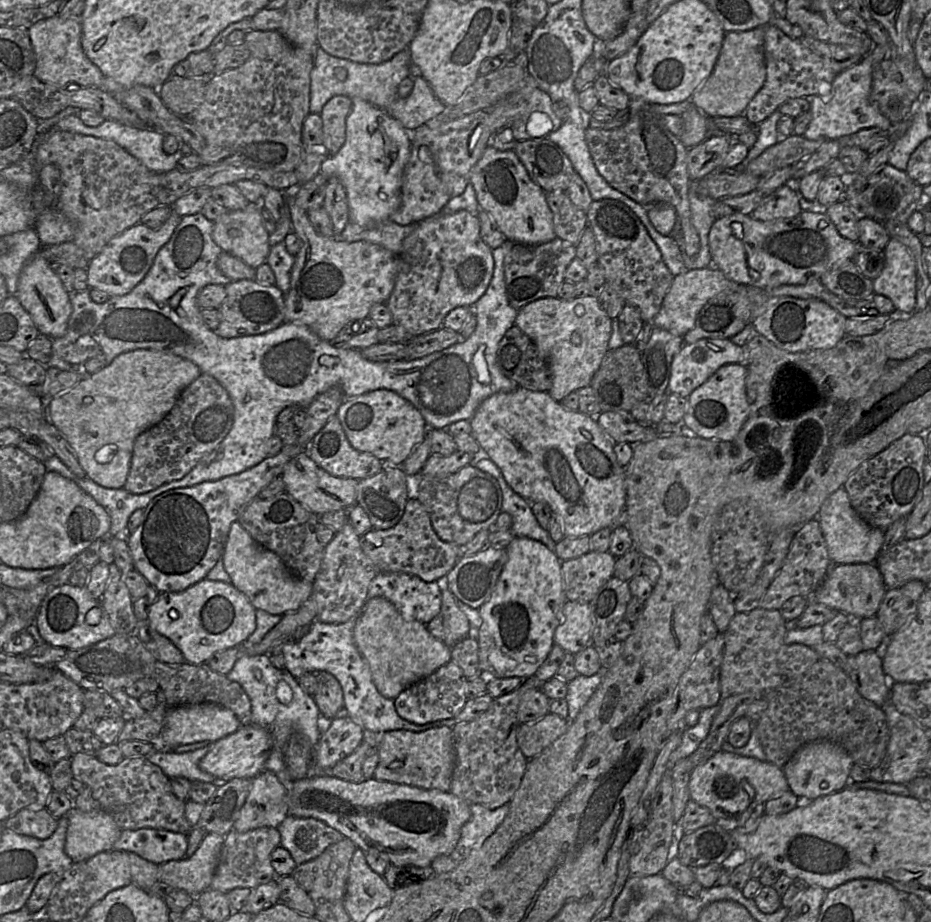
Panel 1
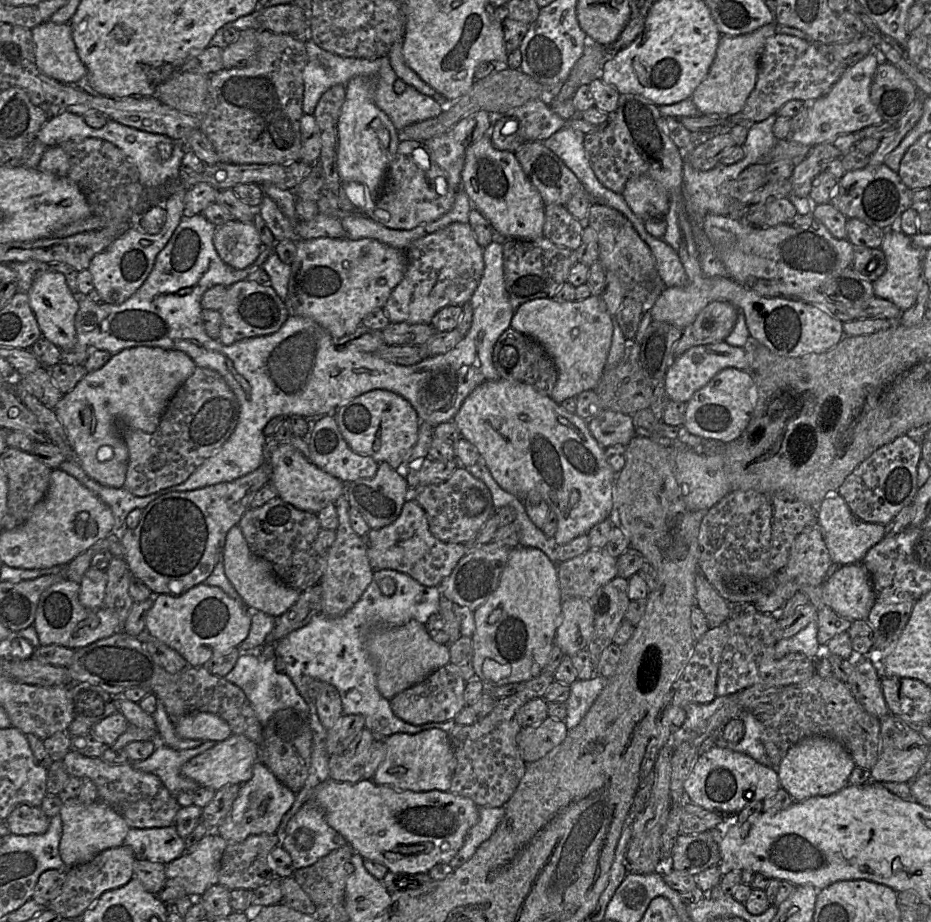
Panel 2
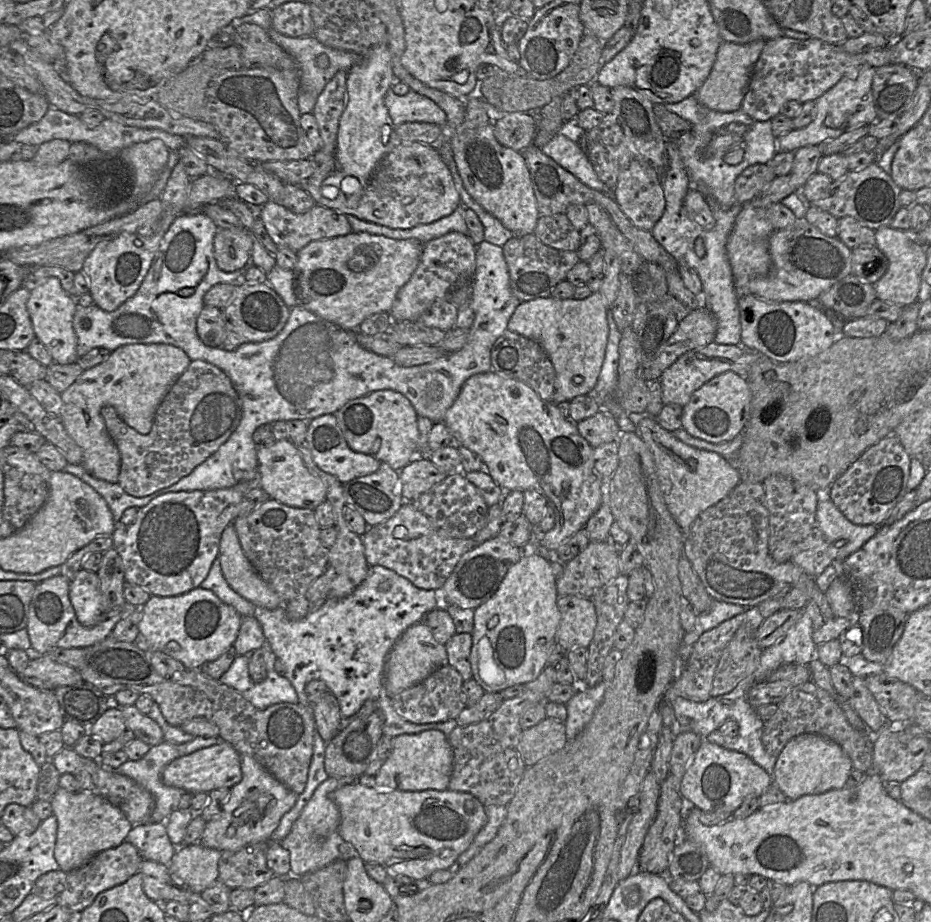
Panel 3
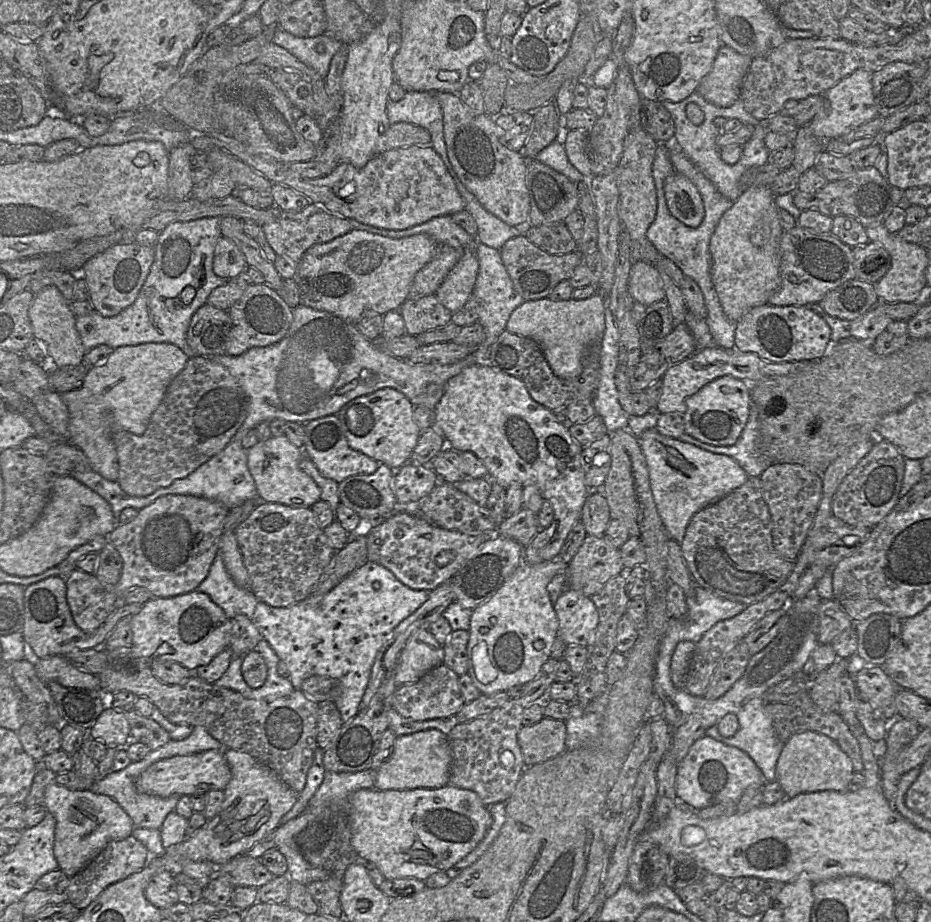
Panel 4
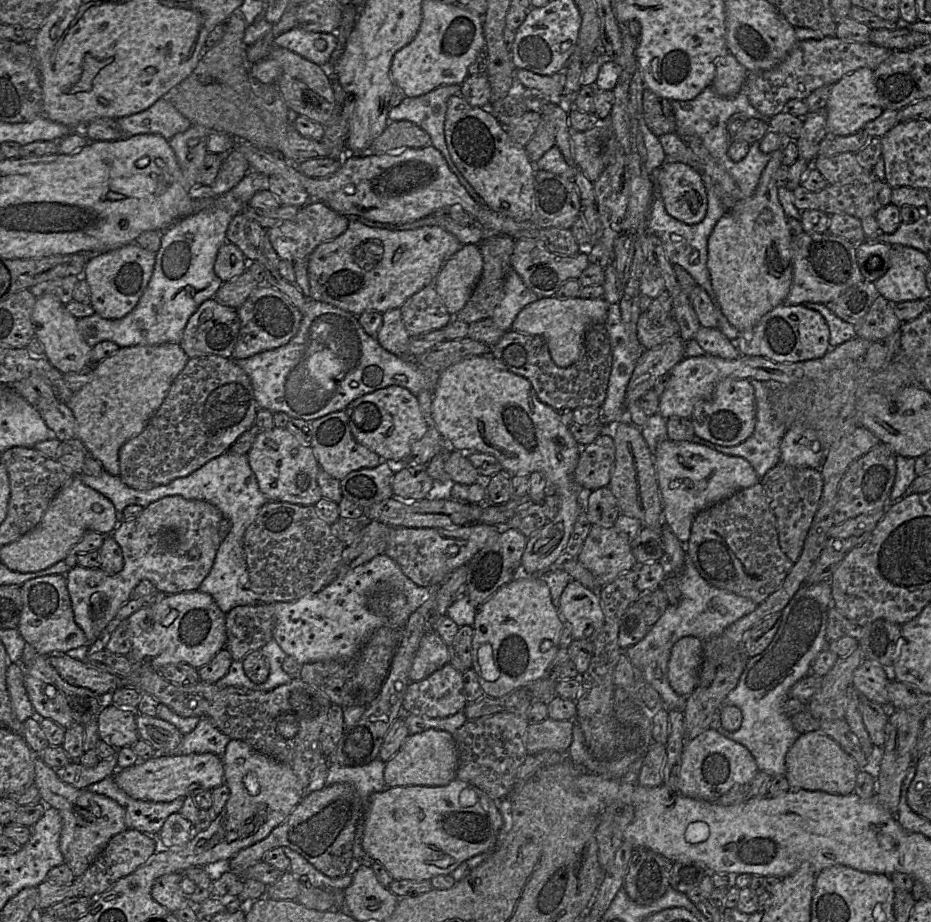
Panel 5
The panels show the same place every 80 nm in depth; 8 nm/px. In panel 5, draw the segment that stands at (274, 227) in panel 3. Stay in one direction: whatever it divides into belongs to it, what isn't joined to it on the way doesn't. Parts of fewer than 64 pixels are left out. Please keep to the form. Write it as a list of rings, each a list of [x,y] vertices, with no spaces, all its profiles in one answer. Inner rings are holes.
[[[310,200],[301,207],[297,214],[284,221],[281,225],[265,229],[266,234],[282,260],[289,261],[295,271],[295,283],[306,298],[310,298],[310,285],[308,280],[308,261],[314,249],[322,243],[334,240],[343,234],[349,225],[349,218],[336,212],[325,203]]]

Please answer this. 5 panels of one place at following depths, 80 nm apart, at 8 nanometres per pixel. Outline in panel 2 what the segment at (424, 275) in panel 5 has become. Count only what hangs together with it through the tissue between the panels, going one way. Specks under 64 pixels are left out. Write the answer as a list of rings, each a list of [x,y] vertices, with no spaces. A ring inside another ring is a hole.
[[[320,237],[299,240],[296,249],[285,300],[289,316],[314,320],[335,341],[352,334],[370,312],[384,309],[407,267],[406,250],[393,248],[372,238]]]

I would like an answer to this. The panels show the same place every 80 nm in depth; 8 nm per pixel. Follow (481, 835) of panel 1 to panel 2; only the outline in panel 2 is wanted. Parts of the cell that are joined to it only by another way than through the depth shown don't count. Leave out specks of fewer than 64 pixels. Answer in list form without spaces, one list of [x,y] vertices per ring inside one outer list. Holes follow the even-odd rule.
[[[505,806],[479,807],[478,822],[469,830],[462,847],[449,862],[449,865],[456,869],[467,862],[474,855],[478,847],[491,837],[505,813]]]

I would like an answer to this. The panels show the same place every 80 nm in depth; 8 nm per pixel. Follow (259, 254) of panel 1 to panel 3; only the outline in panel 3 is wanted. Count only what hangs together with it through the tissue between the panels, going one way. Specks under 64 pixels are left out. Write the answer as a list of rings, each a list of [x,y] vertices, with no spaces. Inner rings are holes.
[[[218,229],[213,245],[217,266],[224,272],[243,269],[251,262],[253,235],[246,229],[240,231]]]

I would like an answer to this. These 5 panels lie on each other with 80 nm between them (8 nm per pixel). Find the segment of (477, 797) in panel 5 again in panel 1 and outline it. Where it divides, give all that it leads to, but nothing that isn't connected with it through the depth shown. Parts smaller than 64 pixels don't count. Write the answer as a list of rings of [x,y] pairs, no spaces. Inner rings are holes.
[[[320,773],[291,784],[288,814],[325,822],[364,852],[377,851],[390,865],[427,867],[437,856],[452,853],[463,825],[471,817],[471,810],[469,803],[450,791],[423,789],[375,778],[350,782],[330,773]]]

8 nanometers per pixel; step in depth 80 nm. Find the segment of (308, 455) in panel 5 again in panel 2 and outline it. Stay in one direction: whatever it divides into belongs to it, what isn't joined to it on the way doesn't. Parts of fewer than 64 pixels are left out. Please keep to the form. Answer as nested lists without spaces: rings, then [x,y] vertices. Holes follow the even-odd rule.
[[[288,442],[280,443],[266,456],[272,475],[270,483],[275,487],[277,496],[302,511],[317,514],[344,494],[345,483],[324,472]]]

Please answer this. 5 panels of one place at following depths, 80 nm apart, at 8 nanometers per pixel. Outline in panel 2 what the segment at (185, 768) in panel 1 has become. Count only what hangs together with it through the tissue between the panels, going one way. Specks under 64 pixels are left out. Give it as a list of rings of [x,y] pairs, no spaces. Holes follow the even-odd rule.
[[[203,741],[199,746],[188,749],[174,749],[160,742],[153,753],[144,760],[130,762],[134,769],[158,776],[172,795],[192,791],[200,785],[181,774],[181,767],[191,758],[213,747],[215,741]]]

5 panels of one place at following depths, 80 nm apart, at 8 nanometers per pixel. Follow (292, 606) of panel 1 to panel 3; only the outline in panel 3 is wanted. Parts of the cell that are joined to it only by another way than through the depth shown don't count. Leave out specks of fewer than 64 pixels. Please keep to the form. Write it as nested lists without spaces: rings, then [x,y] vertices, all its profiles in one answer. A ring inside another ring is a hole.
[[[233,524],[228,525],[222,533],[219,559],[229,586],[256,607],[275,609],[286,604],[247,559]]]

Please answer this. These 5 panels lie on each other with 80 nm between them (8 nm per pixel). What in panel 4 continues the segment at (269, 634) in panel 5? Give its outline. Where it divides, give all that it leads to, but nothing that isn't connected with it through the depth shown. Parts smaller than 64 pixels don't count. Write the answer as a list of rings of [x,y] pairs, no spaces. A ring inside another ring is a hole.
[[[243,614],[230,619],[230,642],[228,647],[233,652],[233,658],[243,657],[254,650],[262,639],[263,636],[252,619]]]

